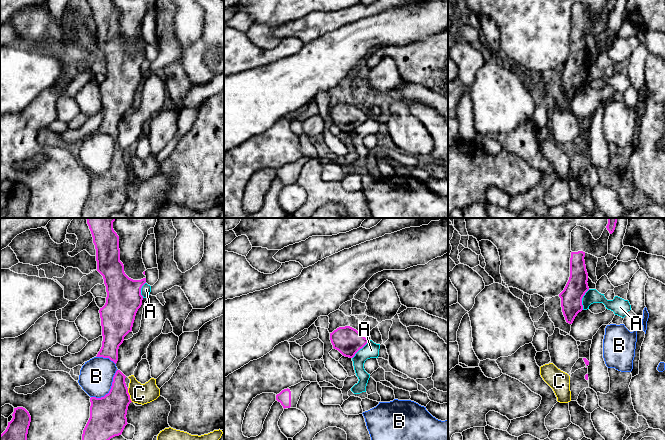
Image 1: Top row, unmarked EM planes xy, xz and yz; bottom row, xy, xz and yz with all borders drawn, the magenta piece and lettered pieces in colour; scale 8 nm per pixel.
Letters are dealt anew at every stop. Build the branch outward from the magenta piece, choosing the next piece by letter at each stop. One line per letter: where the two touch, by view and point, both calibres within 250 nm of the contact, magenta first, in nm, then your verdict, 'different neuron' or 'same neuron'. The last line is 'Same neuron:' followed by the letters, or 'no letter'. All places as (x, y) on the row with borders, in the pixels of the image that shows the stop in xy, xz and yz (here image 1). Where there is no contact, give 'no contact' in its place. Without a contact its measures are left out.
A: meets magenta in yz at (581, 299); 180 nm thick on the magenta side, 110 nm on the other; different neuron
B: meets magenta in xy at (110, 389); 280 nm thick on the magenta side, 280 nm on the other; different neuron
C: meets magenta in xy at (129, 395); 280 nm thick on the magenta side, 160 nm on the other; different neuron
Same neuron: no letter

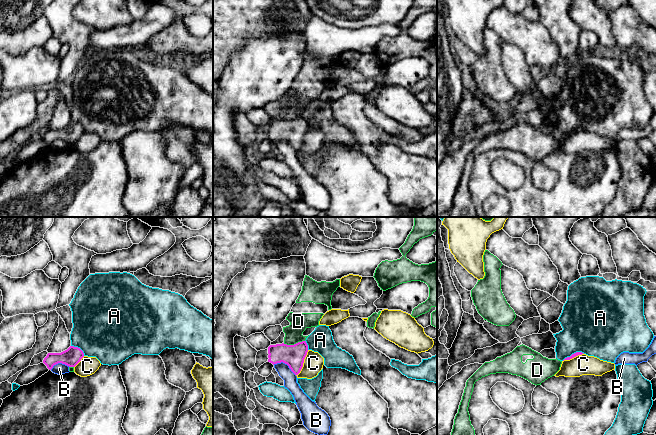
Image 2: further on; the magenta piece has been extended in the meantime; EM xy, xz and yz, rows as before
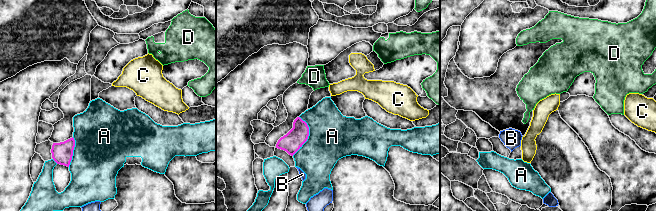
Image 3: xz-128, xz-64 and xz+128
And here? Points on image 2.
A: meets magenta in yz at (574, 353); 30 nm thick on the magenta side, 440 nm on the other; different neuron
B: meets magenta in xz at (285, 363); 180 nm thick on the magenta side, 110 nm on the other; different neuron
C: meets magenta in xz at (303, 362); 180 nm thick on the magenta side, 160 nm on the other; different neuron
D: meets magenta in xz at (294, 344); 180 nm thick on the magenta side, 150 nm on the other; different neuron
Same neuron: no letter

